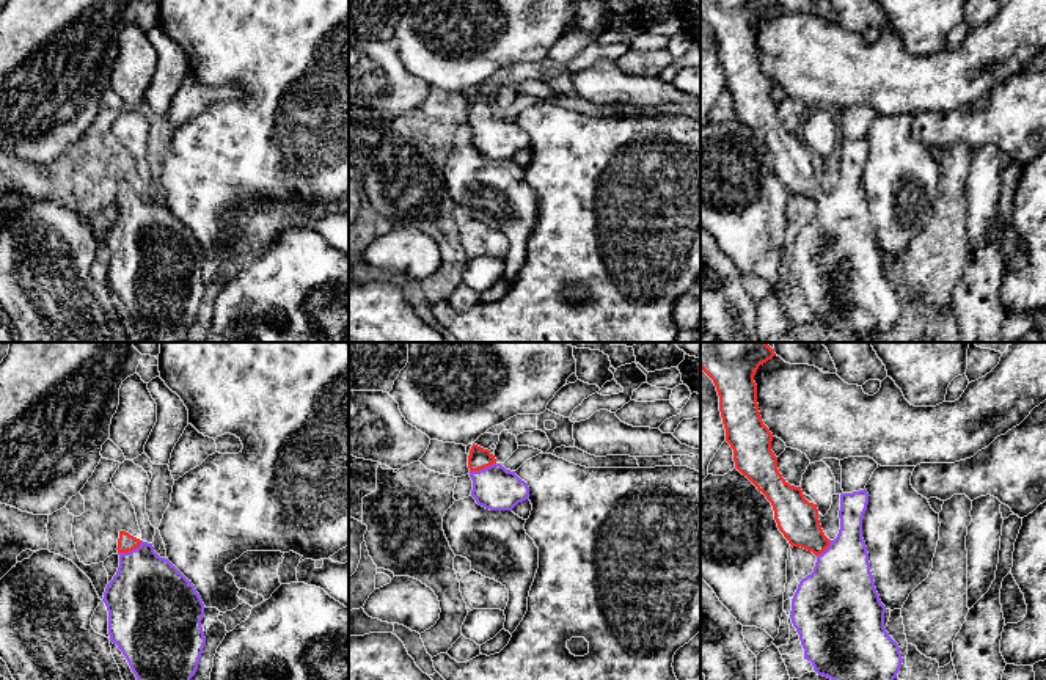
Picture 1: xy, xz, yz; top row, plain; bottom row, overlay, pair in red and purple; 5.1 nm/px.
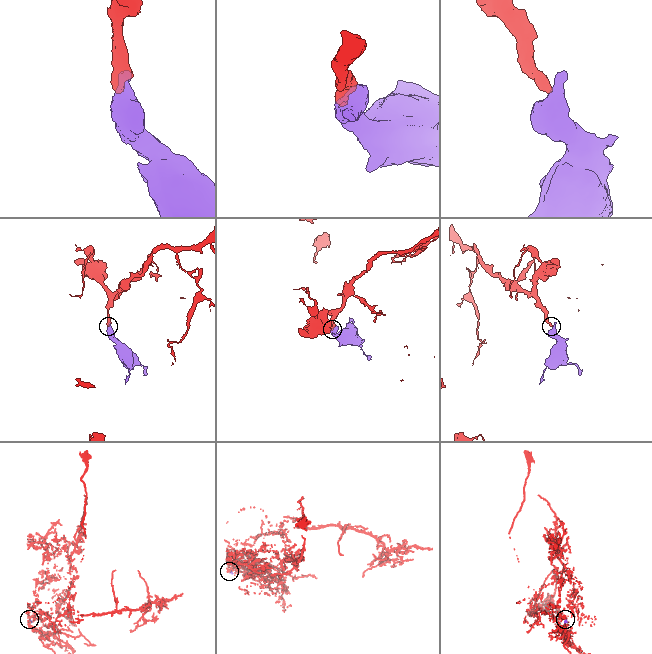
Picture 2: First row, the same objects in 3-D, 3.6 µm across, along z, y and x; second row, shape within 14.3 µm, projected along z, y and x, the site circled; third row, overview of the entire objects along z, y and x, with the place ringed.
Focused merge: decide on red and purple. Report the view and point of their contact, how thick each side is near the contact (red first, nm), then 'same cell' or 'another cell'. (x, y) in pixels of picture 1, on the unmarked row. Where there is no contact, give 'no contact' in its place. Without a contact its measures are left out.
xy (131, 198) | 90/400 nm | same cell

